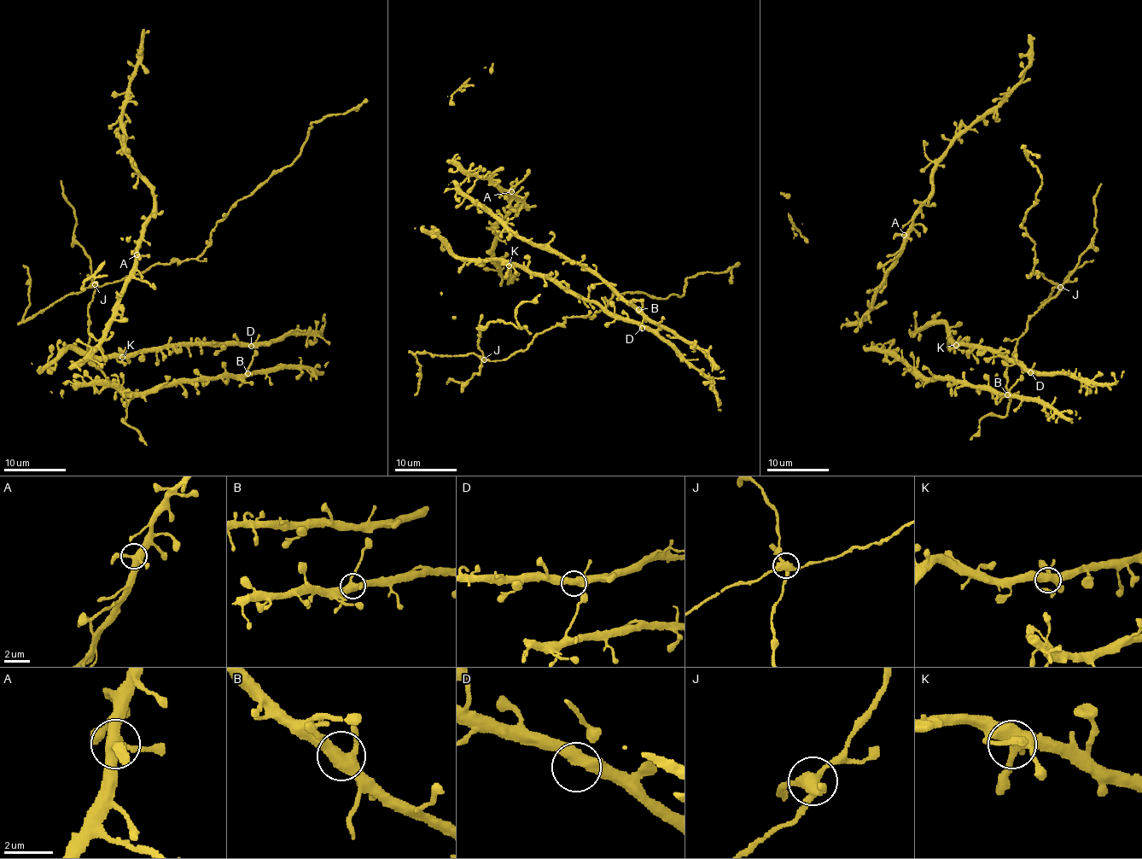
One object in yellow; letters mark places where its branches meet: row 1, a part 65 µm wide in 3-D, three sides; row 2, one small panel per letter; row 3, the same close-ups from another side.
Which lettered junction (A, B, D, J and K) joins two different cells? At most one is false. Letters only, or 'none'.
J

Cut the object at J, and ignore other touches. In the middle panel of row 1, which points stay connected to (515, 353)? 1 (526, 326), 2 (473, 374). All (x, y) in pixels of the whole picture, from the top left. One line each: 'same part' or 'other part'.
1: other part
2: other part

